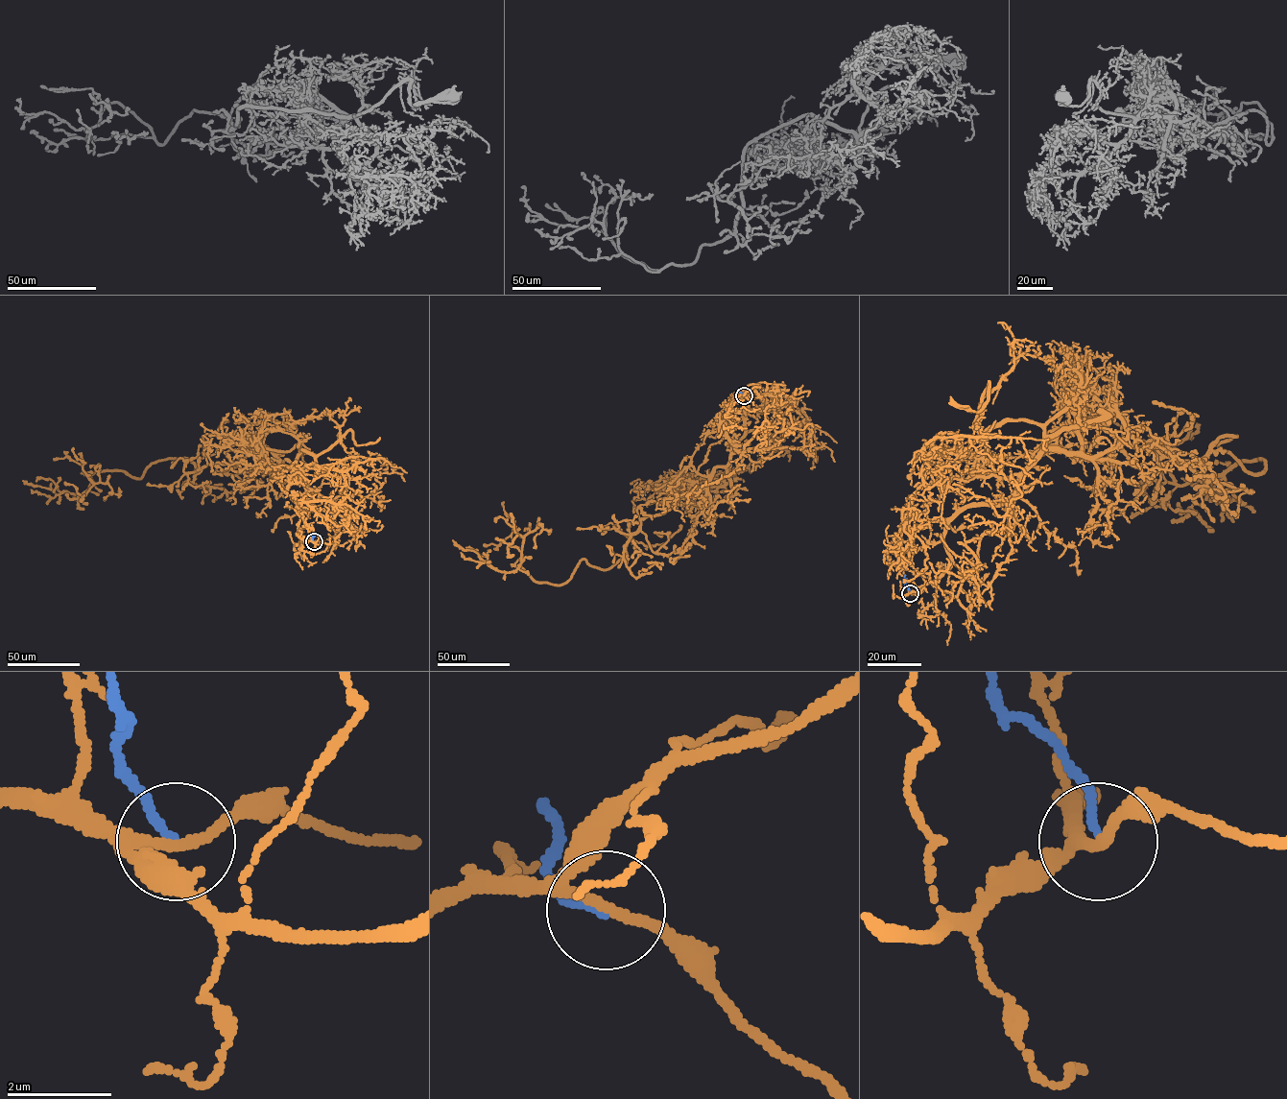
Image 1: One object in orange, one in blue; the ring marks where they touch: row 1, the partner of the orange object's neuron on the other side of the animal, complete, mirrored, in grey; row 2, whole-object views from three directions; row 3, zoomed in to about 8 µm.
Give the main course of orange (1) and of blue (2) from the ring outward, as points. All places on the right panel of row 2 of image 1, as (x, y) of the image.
1: (910, 593), (955, 516), (1099, 411), (1180, 463), (1223, 436), (1265, 462), (1225, 475), (1241, 503), (1180, 478)
2: (910, 593), (905, 585), (905, 575)

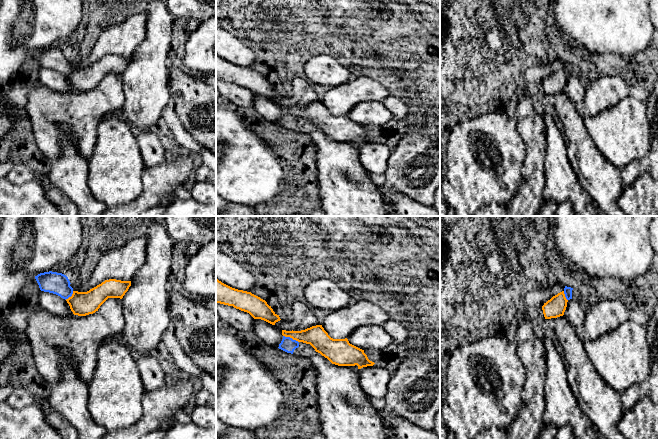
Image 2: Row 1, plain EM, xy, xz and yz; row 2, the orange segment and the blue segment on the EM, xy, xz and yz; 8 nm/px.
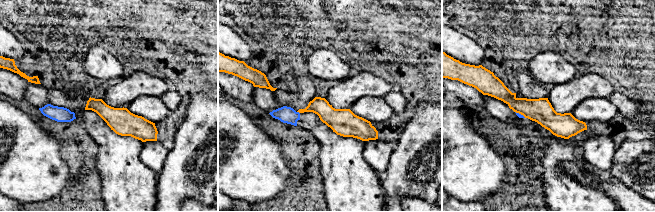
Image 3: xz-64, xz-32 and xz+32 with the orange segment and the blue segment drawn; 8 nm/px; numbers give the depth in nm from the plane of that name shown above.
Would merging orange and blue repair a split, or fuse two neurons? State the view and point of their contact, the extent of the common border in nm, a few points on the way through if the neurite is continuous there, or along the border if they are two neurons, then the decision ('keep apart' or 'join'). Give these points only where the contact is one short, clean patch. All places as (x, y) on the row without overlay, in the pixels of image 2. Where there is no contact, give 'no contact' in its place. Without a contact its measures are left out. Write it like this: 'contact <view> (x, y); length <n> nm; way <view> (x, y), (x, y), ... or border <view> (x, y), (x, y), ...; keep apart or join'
contact xz (291, 113); length 140 nm; border xz (283, 111), (289, 112), (298, 118); keep apart

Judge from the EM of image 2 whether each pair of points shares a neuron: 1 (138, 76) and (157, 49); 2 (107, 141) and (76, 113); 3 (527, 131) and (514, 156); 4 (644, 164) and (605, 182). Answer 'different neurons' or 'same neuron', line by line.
1: same neuron
2: different neurons
3: different neurons
4: different neurons

